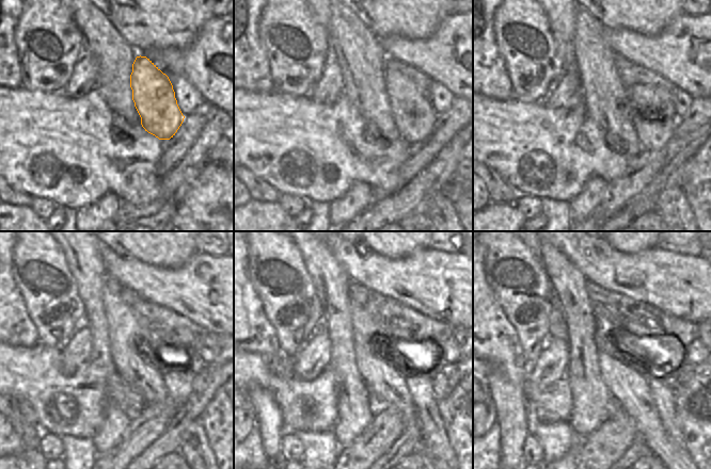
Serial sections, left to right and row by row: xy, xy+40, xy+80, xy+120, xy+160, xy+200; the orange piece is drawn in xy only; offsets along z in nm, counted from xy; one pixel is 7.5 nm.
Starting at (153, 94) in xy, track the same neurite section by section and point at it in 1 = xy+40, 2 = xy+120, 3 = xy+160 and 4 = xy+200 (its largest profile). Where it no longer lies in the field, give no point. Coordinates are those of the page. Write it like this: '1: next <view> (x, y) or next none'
1: next xy+40 (403, 94)
2: next xy+120 (178, 389)
3: next xy+160 (432, 432)
4: next xy+200 (661, 391)

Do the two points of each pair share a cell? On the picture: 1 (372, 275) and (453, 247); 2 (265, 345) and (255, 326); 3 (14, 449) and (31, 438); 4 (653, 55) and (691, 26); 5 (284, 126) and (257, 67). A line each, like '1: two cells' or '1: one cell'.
1: two cells
2: one cell
3: two cells
4: one cell
5: two cells

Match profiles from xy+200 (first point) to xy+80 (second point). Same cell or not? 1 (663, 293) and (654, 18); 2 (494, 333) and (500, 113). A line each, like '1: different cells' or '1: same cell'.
1: different cells
2: different cells

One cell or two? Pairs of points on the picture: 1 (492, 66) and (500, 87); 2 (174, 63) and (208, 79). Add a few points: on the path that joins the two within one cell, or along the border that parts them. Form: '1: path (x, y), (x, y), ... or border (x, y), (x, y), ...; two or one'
1: path (492, 71), (492, 80), (494, 82); one
2: path (183, 63), (192, 63), (200, 70); one

